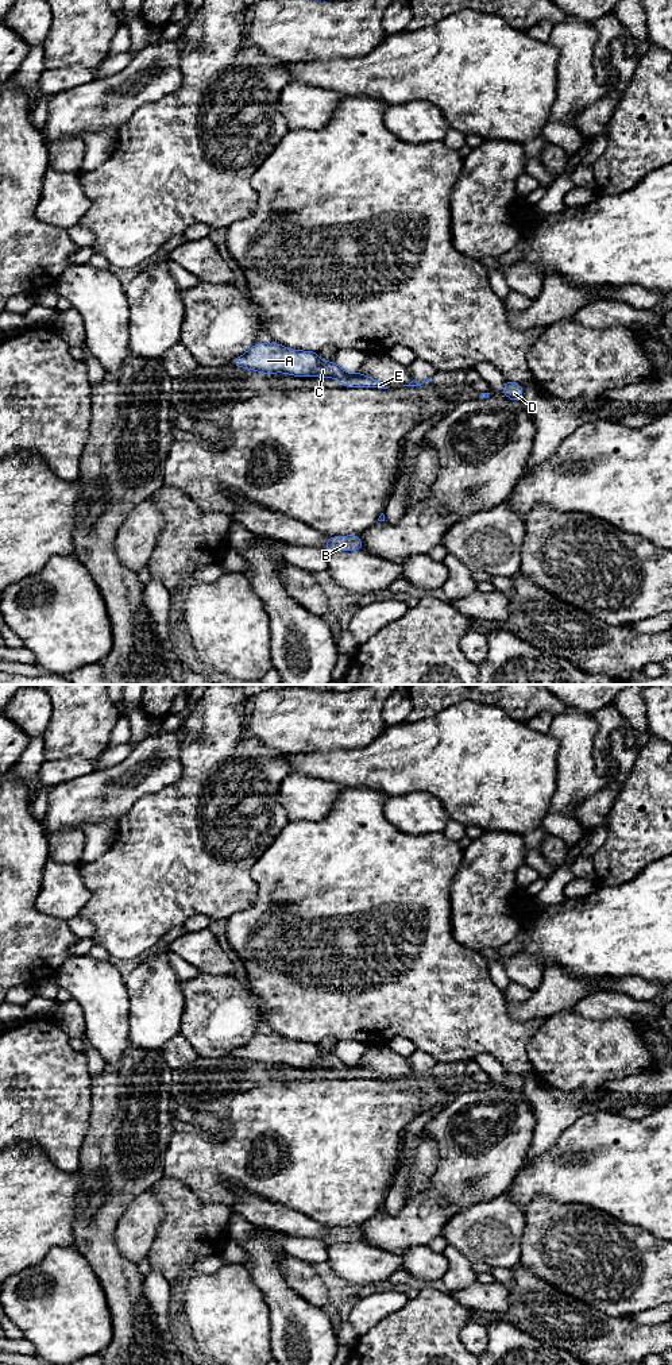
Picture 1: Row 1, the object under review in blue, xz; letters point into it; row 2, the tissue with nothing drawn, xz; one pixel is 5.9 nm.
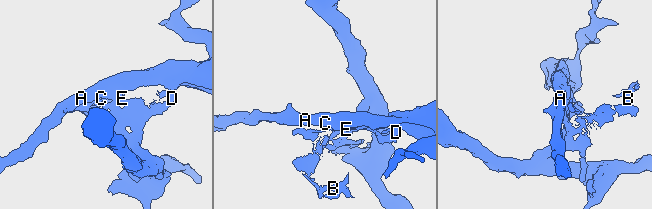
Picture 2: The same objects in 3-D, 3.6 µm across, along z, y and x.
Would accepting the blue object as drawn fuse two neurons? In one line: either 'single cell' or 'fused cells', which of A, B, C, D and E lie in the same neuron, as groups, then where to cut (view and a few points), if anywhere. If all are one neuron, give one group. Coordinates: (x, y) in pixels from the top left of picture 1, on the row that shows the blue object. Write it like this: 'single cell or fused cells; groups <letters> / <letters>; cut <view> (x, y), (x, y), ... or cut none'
fused cells; groups A C / B D E; cut xz (363, 376), (351, 376), (342, 380)

